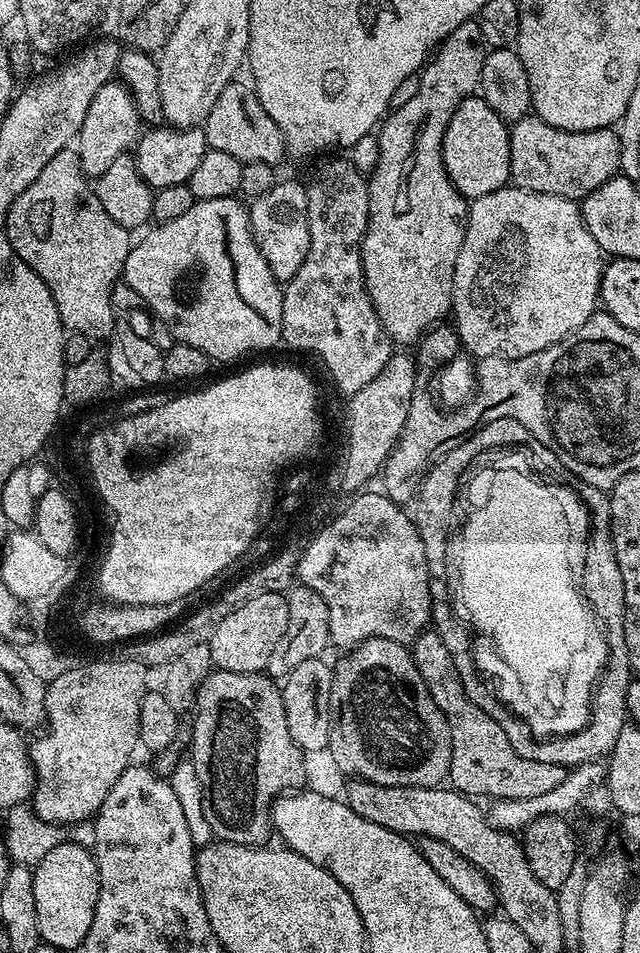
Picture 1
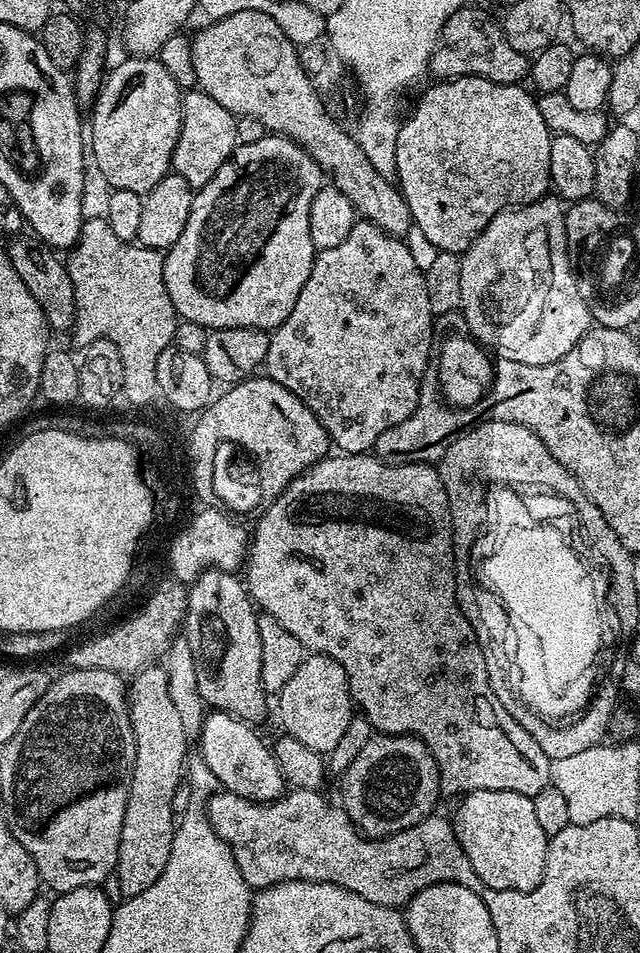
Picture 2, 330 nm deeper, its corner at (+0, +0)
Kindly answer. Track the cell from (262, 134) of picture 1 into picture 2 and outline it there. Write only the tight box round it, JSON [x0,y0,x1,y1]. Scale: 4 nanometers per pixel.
[429,6,529,85]

